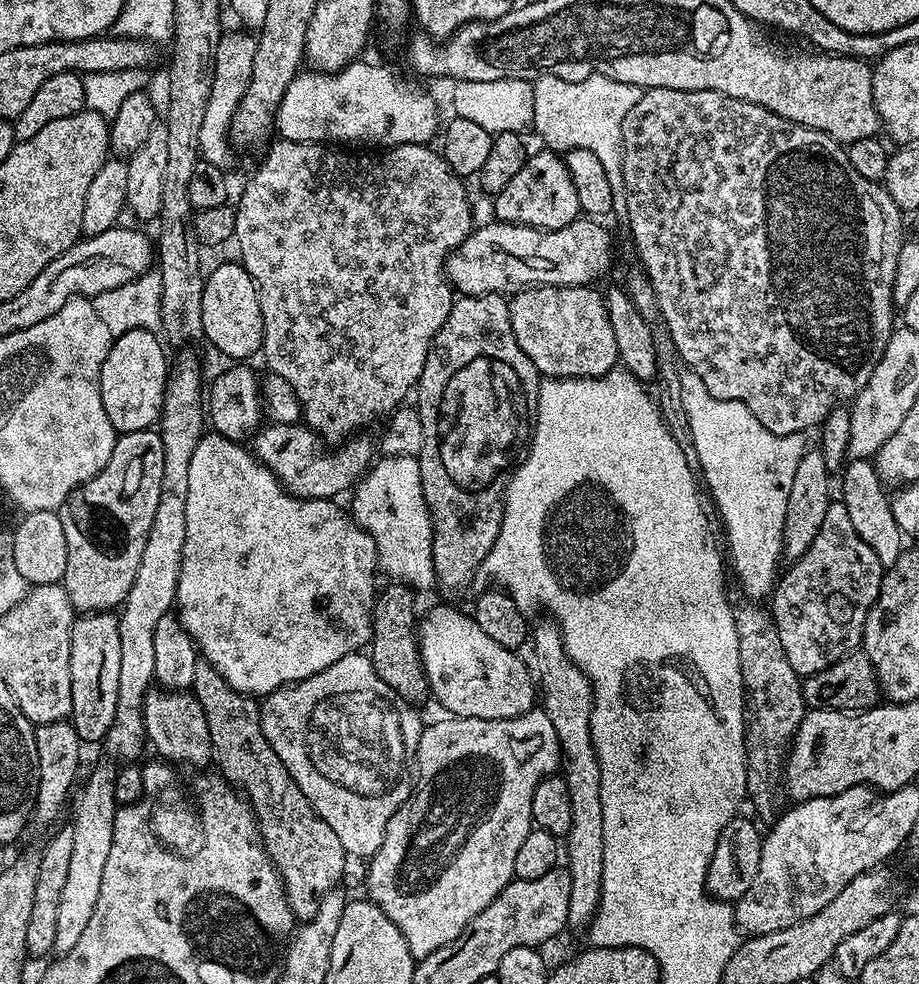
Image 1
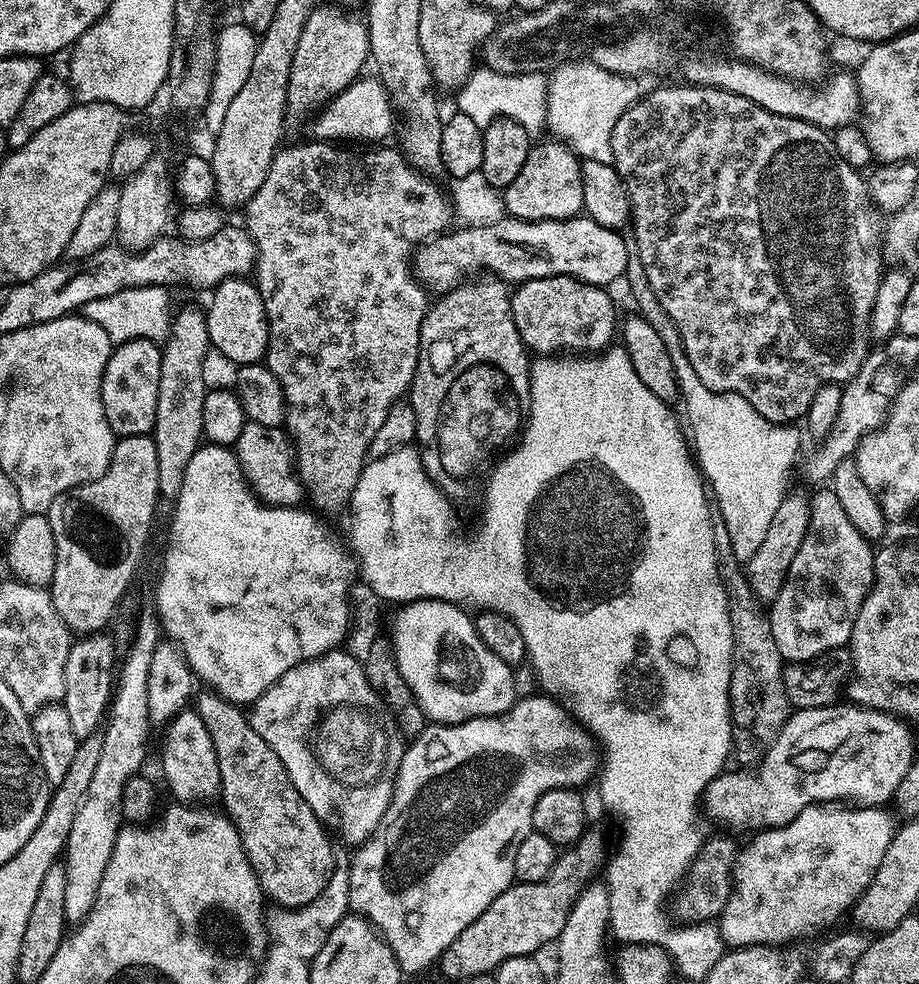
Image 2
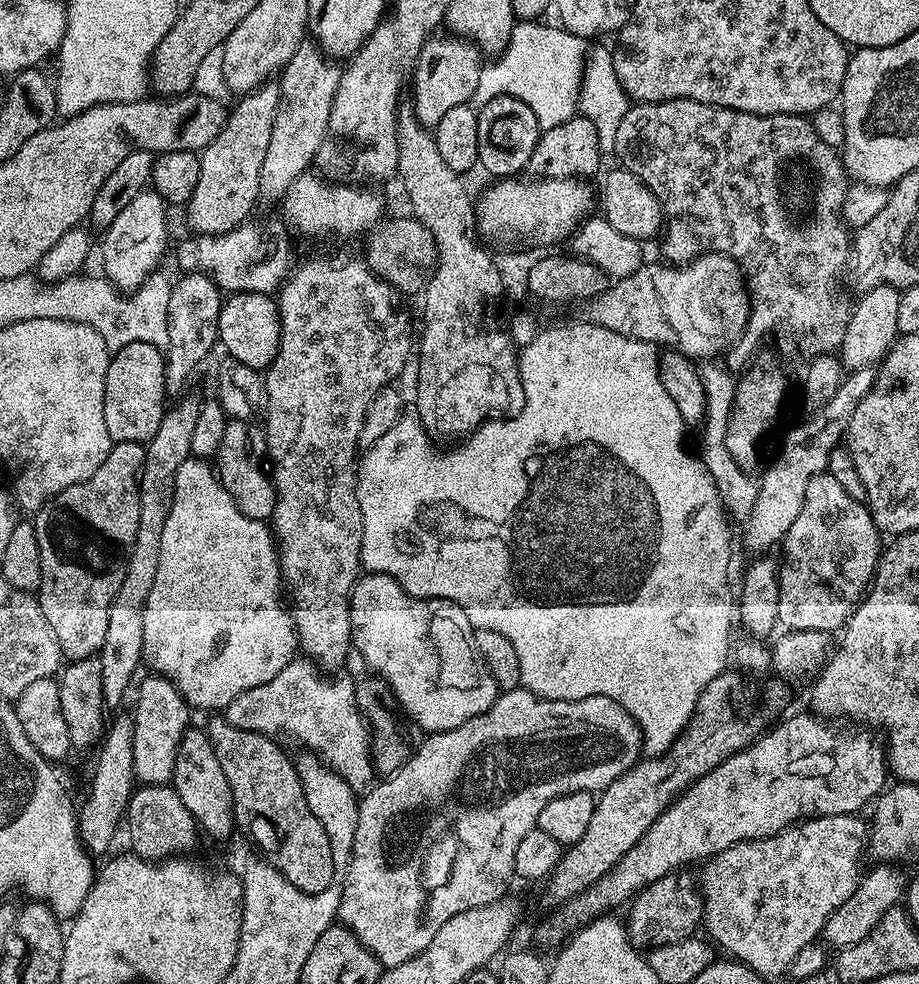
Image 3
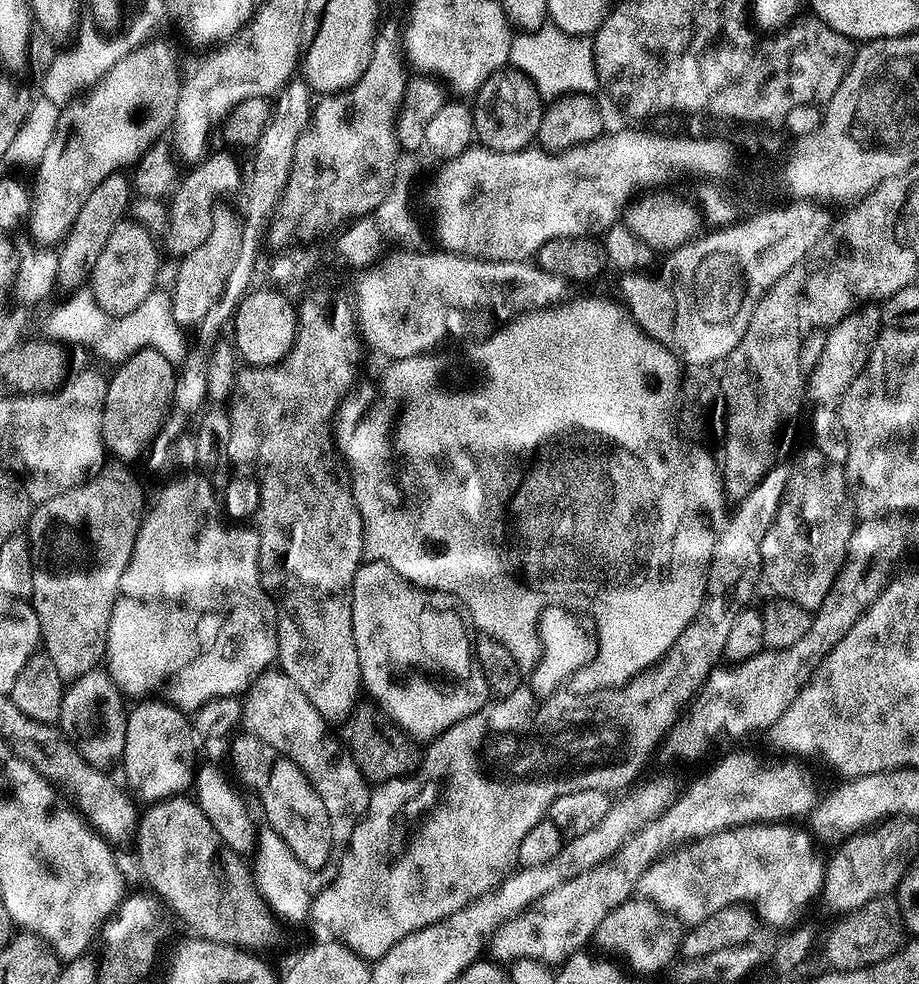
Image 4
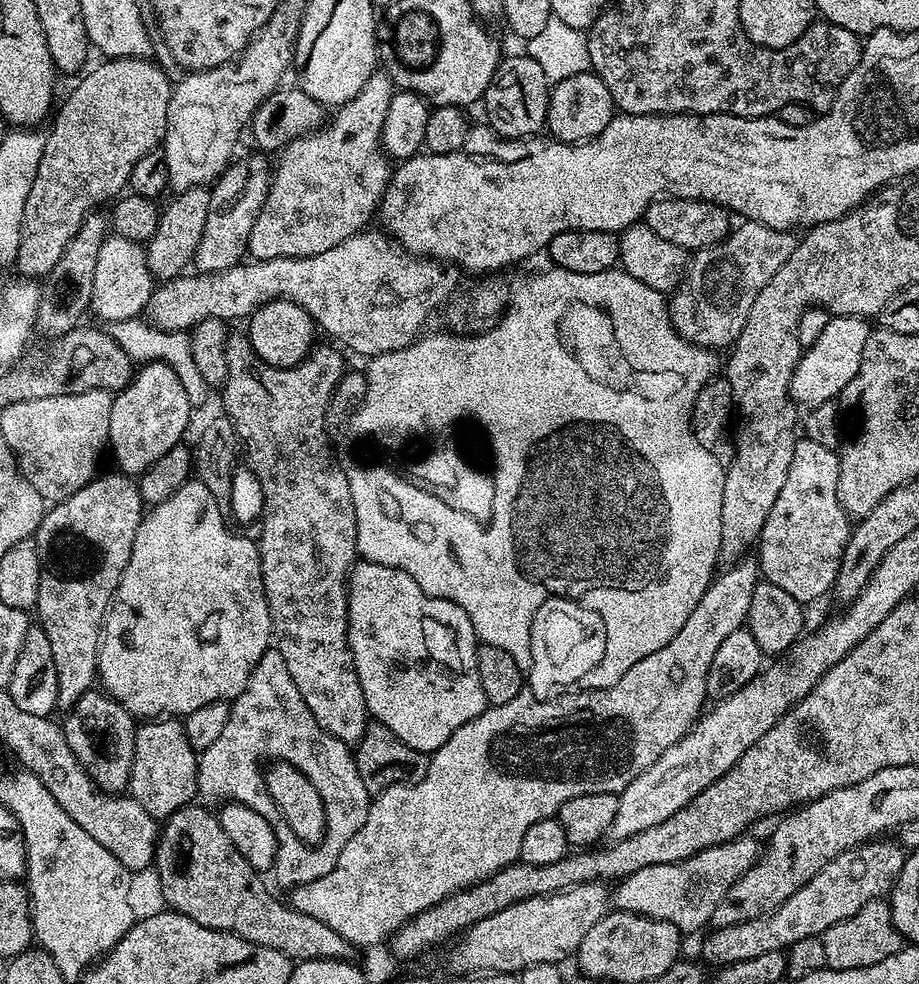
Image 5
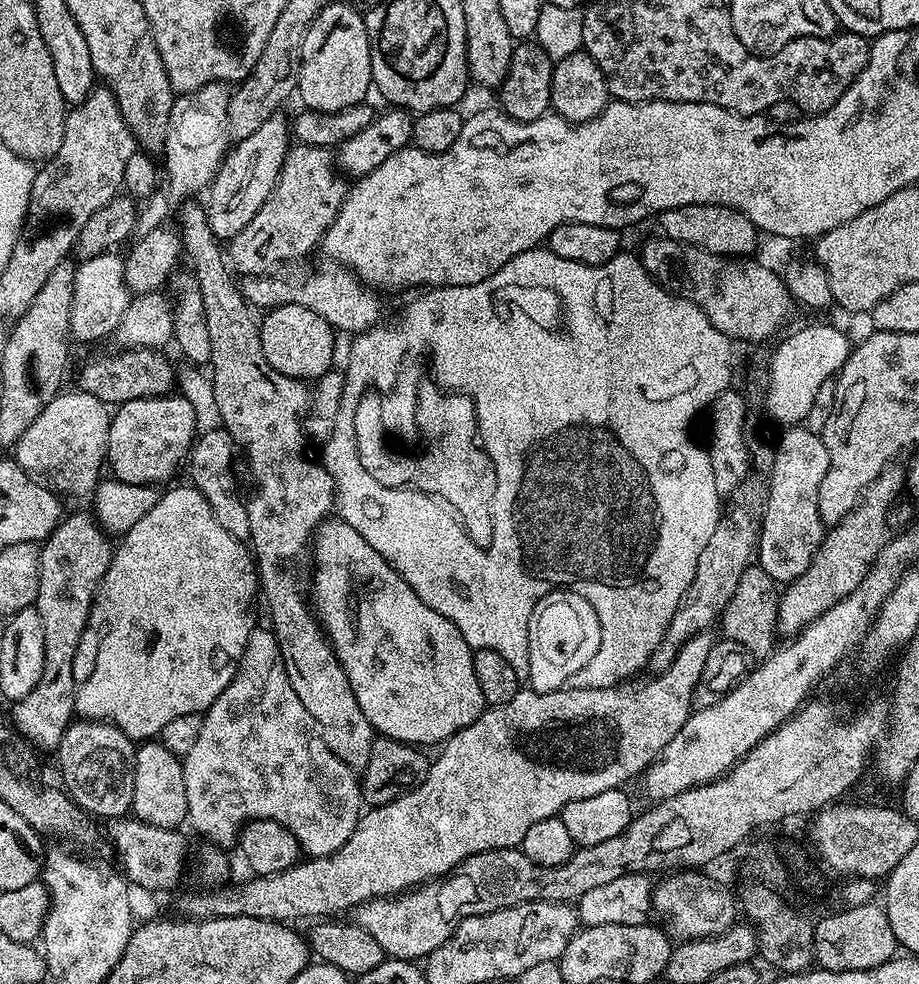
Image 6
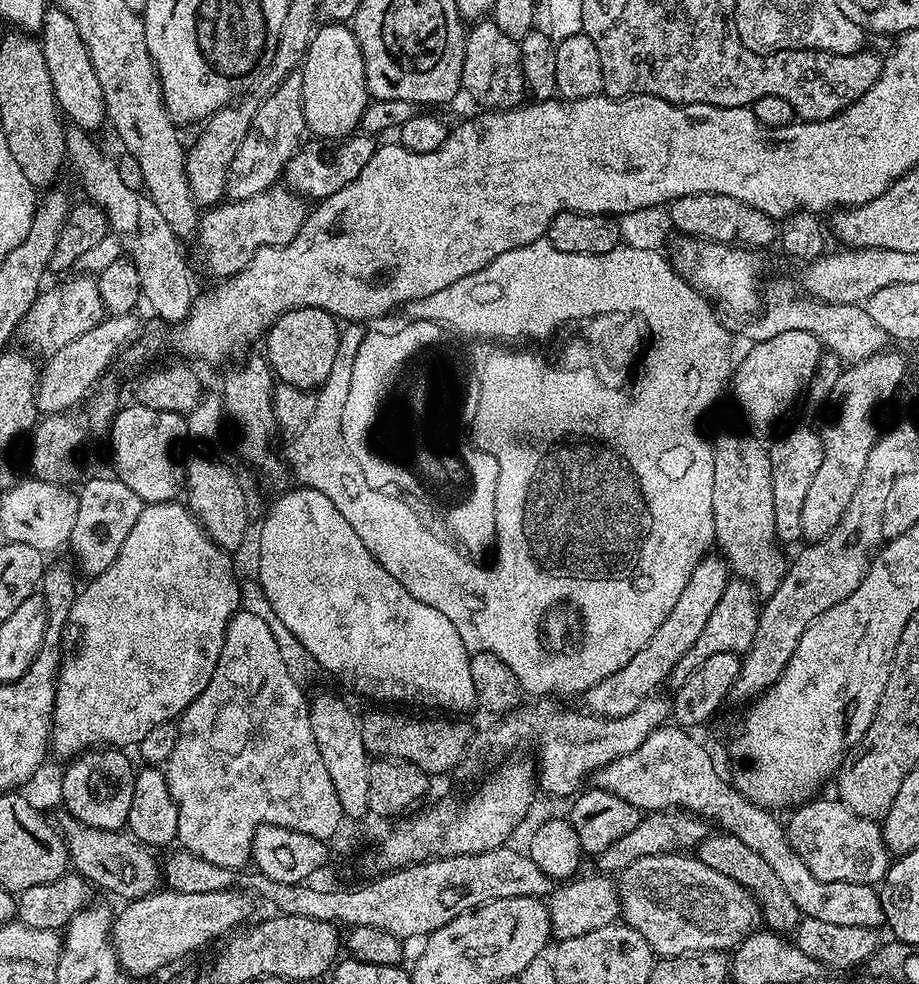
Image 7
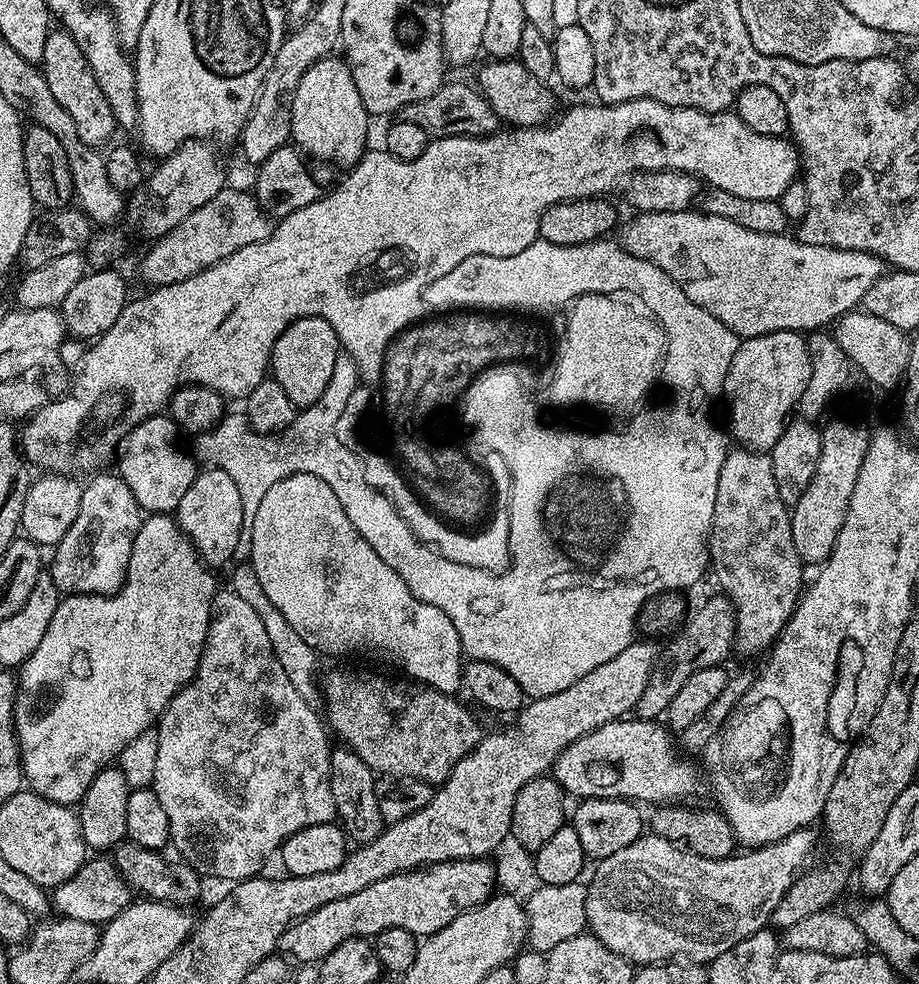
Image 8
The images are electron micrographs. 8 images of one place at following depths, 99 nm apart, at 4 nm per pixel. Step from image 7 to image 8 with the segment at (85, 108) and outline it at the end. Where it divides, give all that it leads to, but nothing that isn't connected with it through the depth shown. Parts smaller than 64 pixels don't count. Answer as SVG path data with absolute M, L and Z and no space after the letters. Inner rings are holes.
M49 31L46 38L46 50L42 50L39 67L46 78L46 86L50 86L54 98L58 98L58 106L62 106L62 110L66 110L66 114L70 114L71 120L74 121L78 138L82 138L82 142L86 142L86 146L91 148L107 145L109 143L107 140L111 138L112 131L117 131L118 125L110 110L110 102L106 102L106 94L102 94L86 62L86 54L82 54L82 46L74 42L69 32Z

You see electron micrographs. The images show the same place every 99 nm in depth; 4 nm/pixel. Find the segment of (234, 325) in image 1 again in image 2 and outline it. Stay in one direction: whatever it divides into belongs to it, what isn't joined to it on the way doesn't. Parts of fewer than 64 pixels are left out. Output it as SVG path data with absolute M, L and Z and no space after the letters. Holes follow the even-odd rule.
M248 278L224 280L216 285L211 296L212 301L206 307L209 345L233 360L233 365L261 363L268 351L268 319L255 283Z

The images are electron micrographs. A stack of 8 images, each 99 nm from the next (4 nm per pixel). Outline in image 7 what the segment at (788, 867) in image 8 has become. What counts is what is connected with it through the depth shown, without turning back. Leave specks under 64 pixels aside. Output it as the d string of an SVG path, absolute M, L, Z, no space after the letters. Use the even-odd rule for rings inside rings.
M813 798L807 804L799 805L789 815L793 816L786 820L788 841L790 846L794 846L798 858L802 858L802 862L810 866L810 874L814 874L814 878L822 878L822 882L862 882L873 886L879 885L888 872L890 863L883 827L875 820L867 820L854 814L854 810L847 808L838 798L820 799ZM663 852L638 858L619 872L615 886L620 894L623 923L638 930L638 934L650 942L653 953L660 958L735 949L751 932L757 931L761 919L759 904L741 884L734 882L734 878L726 878L726 874L718 874L718 870L710 870L706 862L692 854Z

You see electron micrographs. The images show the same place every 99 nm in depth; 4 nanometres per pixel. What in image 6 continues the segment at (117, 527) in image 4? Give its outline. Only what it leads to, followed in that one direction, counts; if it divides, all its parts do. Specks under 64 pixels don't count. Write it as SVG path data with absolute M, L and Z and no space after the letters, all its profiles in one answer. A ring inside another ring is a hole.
M85 512L65 515L56 529L40 544L38 598L34 607L38 614L42 614L42 626L46 634L46 662L42 666L42 678L38 678L38 686L34 686L26 698L11 705L11 723L15 731L37 749L59 748L62 734L76 716L78 679L72 663L76 660L76 651L80 648L88 615L93 615L96 591L112 561L114 544L108 541L111 540L109 533L96 523L95 515Z

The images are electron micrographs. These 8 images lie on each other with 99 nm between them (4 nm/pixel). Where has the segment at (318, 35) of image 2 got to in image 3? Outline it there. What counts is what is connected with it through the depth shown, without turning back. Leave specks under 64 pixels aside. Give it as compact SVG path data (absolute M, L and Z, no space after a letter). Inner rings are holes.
M306 38L294 50L290 62L279 73L280 101L274 118L274 130L270 130L270 147L262 162L260 194L266 201L283 201L284 195L298 177L305 175L312 159L326 144L330 110L334 106L334 94L338 94L341 65L328 53L321 50L319 44Z

